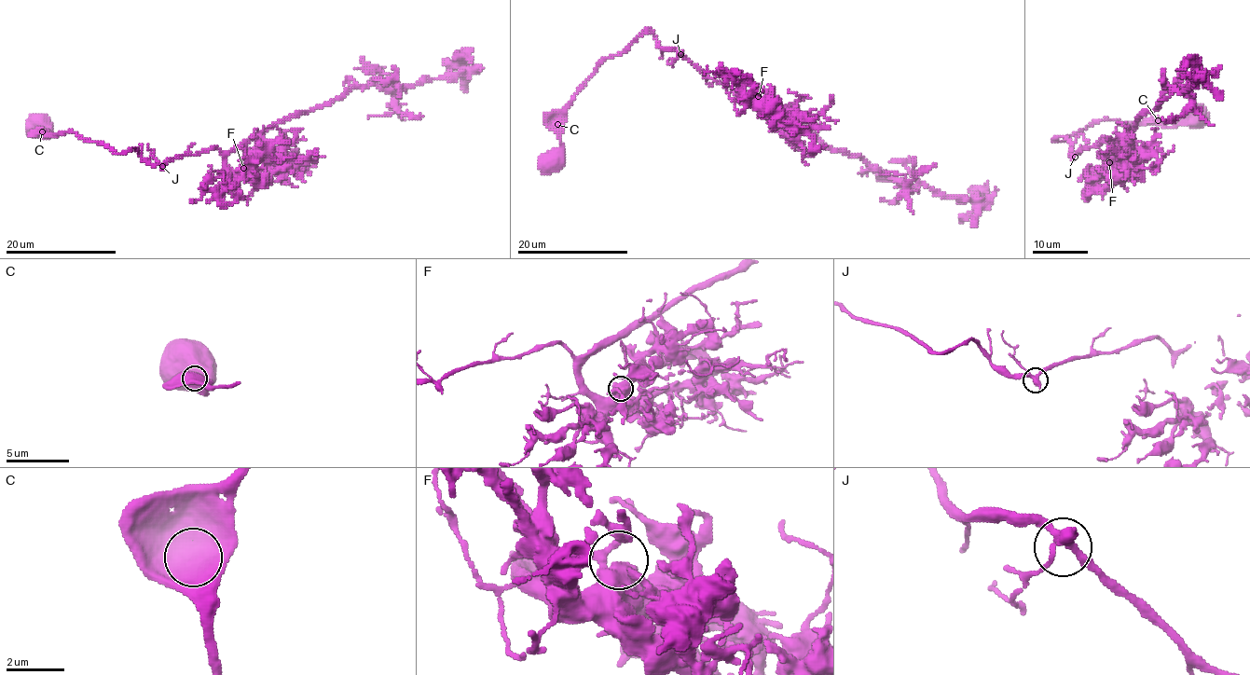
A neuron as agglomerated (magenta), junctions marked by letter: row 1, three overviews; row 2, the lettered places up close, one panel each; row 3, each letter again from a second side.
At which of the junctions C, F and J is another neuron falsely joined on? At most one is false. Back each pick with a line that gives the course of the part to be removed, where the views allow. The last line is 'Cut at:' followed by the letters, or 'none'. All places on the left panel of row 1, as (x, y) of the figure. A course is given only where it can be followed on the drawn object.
Cut at: none

